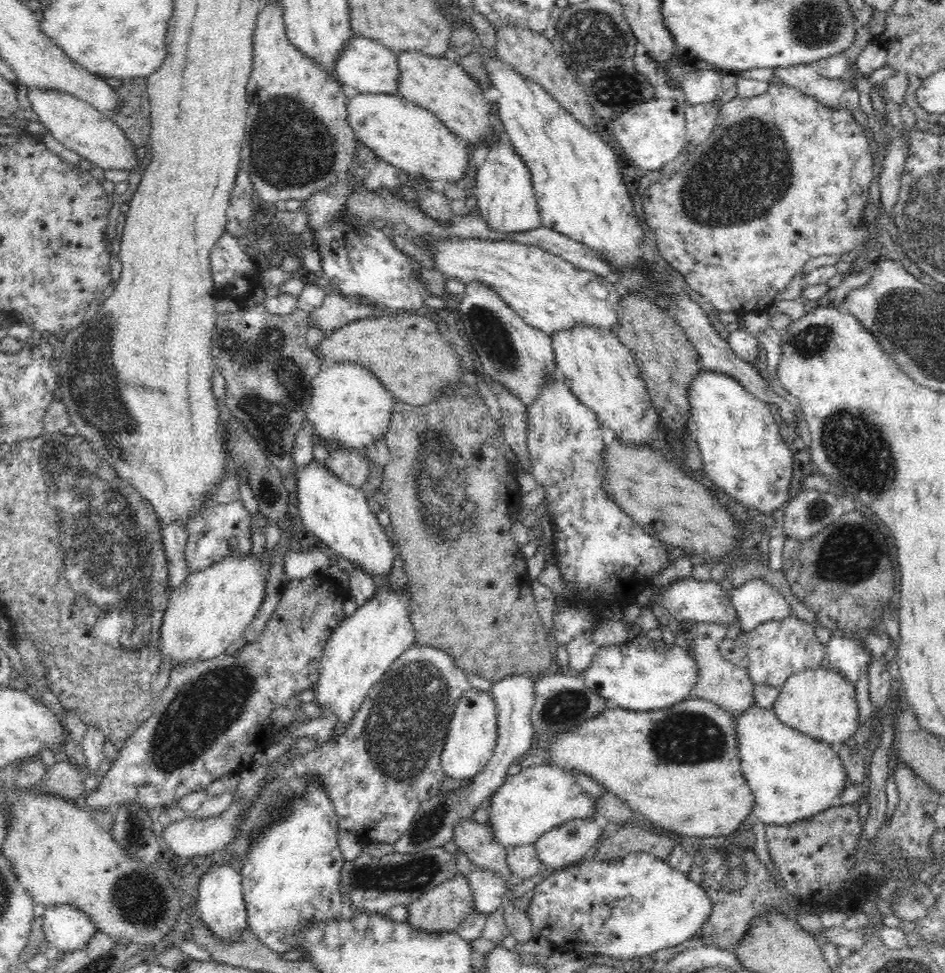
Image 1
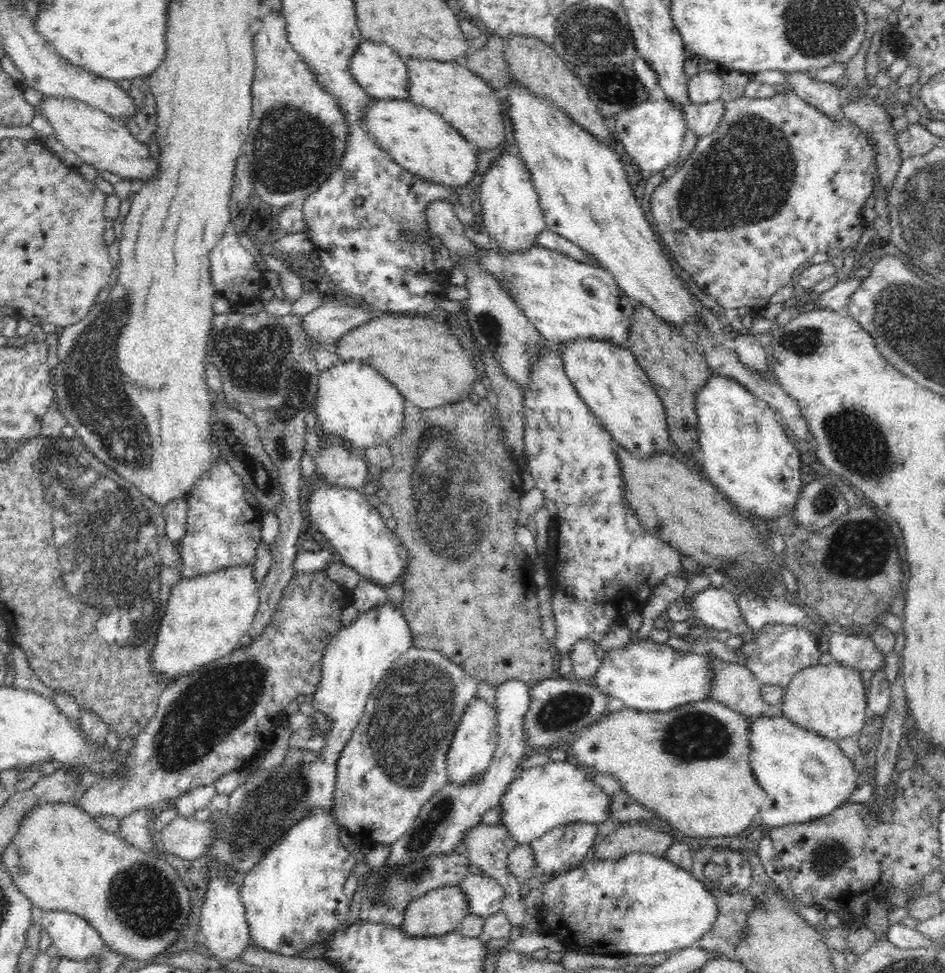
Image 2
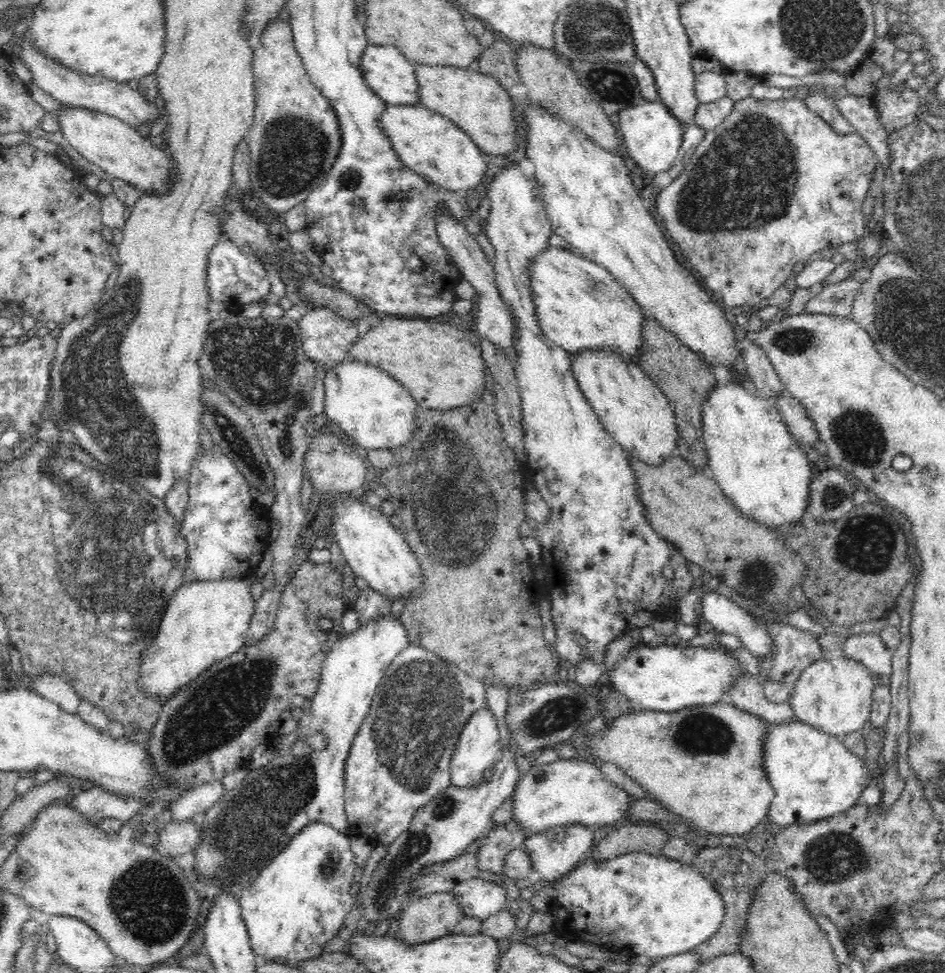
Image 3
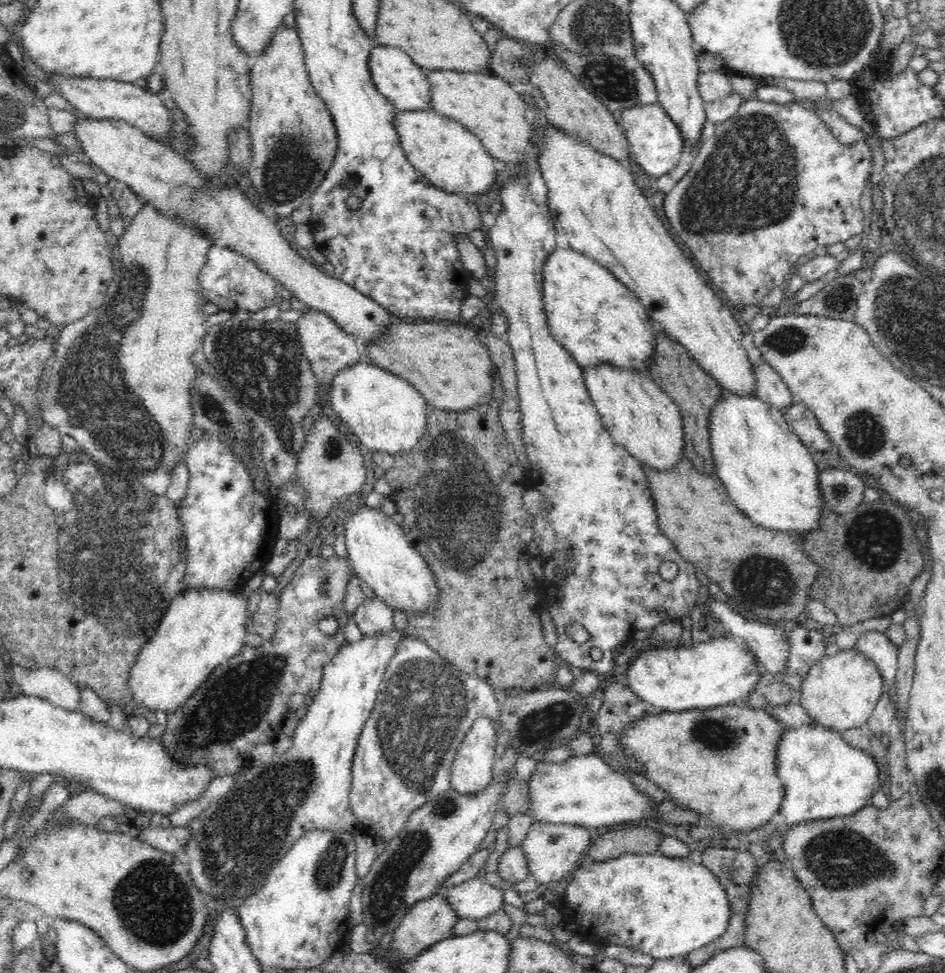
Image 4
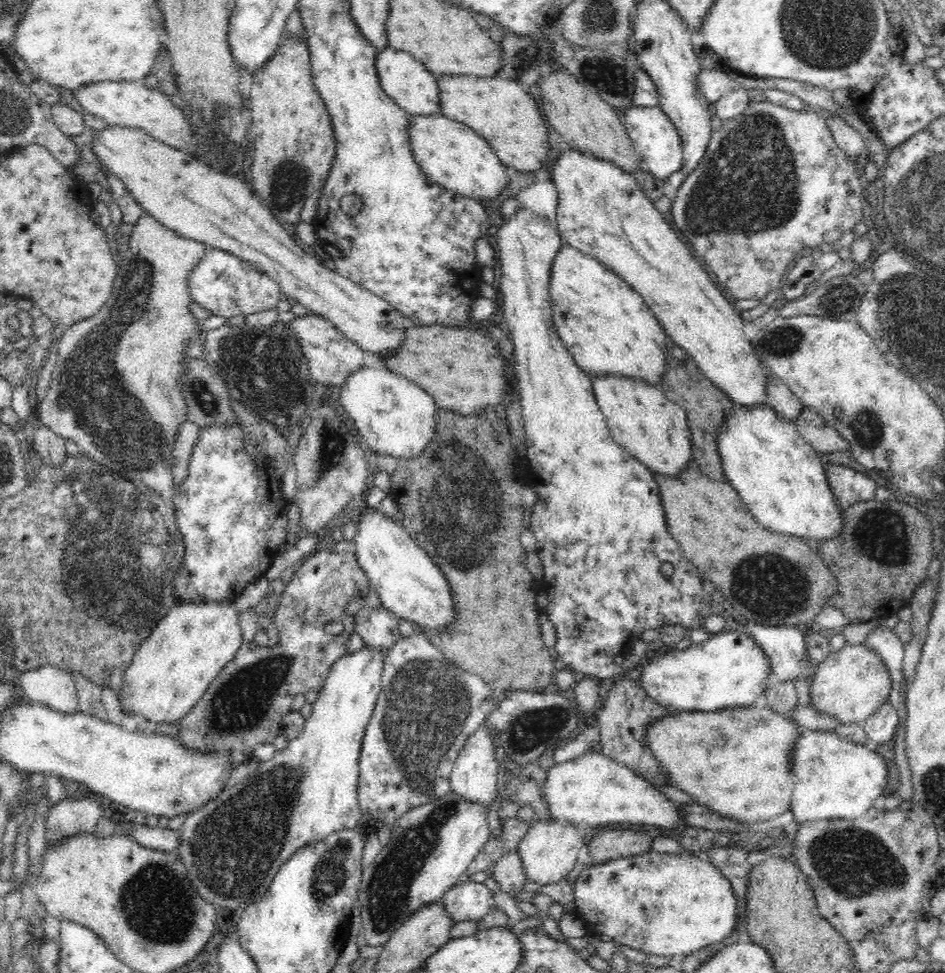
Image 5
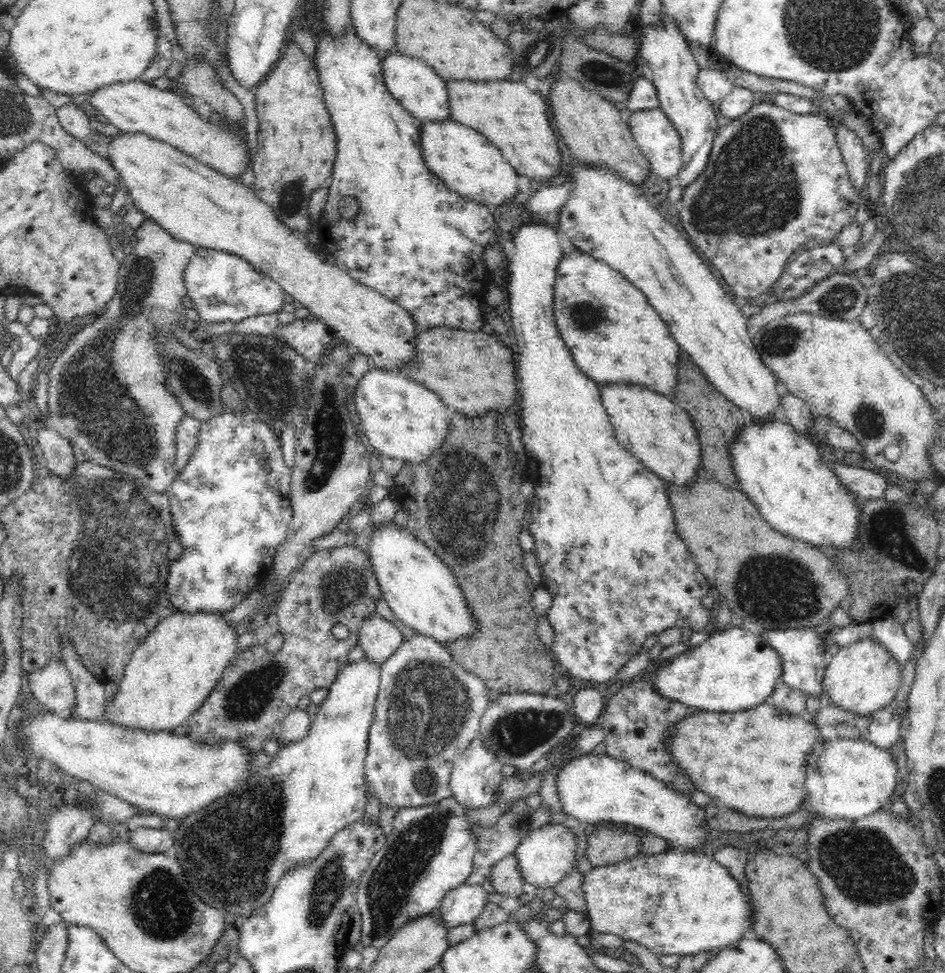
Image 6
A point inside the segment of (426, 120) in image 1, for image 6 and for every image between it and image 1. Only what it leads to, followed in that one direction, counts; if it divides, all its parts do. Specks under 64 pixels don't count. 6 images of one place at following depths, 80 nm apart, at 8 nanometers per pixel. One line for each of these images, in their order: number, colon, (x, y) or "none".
2: (419, 140)
3: (431, 145)
4: (452, 158)
5: (451, 154)
6: (465, 160)

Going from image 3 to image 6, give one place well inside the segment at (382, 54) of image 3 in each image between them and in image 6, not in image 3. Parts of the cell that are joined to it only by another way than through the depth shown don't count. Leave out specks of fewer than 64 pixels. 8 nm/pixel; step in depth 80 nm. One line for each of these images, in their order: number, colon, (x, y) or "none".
4: (398, 78)
5: (407, 82)
6: (415, 85)

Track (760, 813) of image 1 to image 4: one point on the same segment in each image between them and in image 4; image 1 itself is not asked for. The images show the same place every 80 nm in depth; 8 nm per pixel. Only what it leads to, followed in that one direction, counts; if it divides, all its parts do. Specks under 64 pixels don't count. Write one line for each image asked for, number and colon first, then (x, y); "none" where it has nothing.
2: (806, 776)
3: (814, 776)
4: (823, 777)

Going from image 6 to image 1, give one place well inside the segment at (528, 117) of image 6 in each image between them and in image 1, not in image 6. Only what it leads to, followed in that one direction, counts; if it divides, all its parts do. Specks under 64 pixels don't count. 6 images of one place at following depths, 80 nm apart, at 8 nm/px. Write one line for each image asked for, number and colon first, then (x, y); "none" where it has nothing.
1: (439, 84)
2: (466, 101)
3: (475, 102)
4: (486, 105)
5: (499, 110)

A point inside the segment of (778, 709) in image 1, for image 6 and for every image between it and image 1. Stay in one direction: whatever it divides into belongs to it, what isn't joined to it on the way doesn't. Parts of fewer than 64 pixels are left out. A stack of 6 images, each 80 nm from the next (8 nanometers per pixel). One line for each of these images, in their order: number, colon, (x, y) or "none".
2: (830, 700)
3: (835, 696)
4: (839, 692)
5: (850, 685)
6: (862, 677)

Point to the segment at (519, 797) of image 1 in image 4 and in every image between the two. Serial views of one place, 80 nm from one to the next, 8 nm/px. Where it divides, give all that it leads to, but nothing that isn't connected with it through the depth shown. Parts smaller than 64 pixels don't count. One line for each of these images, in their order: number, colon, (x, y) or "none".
2: (539, 799)
3: (573, 791)
4: (583, 790)

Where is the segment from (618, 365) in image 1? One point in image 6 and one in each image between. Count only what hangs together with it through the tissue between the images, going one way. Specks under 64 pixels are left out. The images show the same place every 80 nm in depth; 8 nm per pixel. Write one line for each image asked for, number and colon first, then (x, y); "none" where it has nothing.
2: (606, 376)
3: (635, 412)
4: (639, 416)
5: (642, 419)
6: (659, 433)

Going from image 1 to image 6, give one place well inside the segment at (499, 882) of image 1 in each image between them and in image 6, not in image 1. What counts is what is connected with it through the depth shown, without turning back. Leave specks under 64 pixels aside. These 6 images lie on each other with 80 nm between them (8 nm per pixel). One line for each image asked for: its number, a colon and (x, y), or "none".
2: (485, 894)
3: (479, 898)
4: (476, 899)
5: (468, 901)
6: (463, 905)

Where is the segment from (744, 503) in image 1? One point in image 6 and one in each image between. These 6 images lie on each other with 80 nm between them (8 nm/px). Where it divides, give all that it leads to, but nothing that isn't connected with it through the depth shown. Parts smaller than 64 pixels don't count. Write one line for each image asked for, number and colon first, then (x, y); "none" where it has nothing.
2: (744, 450)
3: (761, 468)
4: (769, 473)
5: (779, 477)
6: (781, 471)

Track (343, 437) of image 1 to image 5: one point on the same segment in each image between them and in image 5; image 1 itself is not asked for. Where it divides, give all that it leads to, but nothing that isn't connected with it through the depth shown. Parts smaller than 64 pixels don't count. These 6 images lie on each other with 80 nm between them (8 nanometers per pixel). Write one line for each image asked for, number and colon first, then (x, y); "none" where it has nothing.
2: (354, 402)
3: (368, 405)
4: (386, 413)
5: (393, 416)

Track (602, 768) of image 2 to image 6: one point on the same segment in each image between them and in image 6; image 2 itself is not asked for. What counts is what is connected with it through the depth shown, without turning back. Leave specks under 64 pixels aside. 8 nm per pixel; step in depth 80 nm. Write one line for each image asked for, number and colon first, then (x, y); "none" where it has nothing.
3: (704, 763)
4: (719, 763)
5: (736, 762)
6: (754, 761)

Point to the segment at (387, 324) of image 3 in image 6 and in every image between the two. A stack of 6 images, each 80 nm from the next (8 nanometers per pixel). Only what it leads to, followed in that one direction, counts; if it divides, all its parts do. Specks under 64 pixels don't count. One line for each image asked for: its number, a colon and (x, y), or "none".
4: (451, 367)
5: (460, 368)
6: (473, 372)

